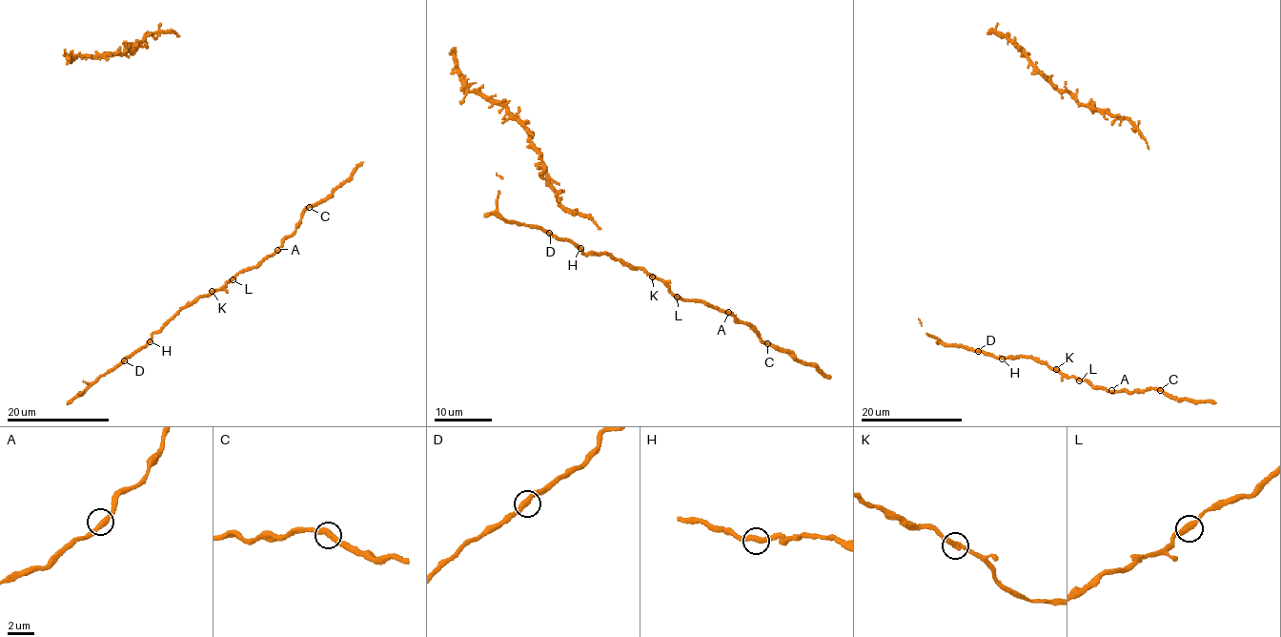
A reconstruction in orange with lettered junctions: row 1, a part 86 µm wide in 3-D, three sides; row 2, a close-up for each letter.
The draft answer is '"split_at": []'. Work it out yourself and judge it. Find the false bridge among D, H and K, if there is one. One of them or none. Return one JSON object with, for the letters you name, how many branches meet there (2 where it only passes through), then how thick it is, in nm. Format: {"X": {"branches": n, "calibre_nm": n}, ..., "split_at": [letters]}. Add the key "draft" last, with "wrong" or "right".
{"split_at": [], "draft": "right"}

